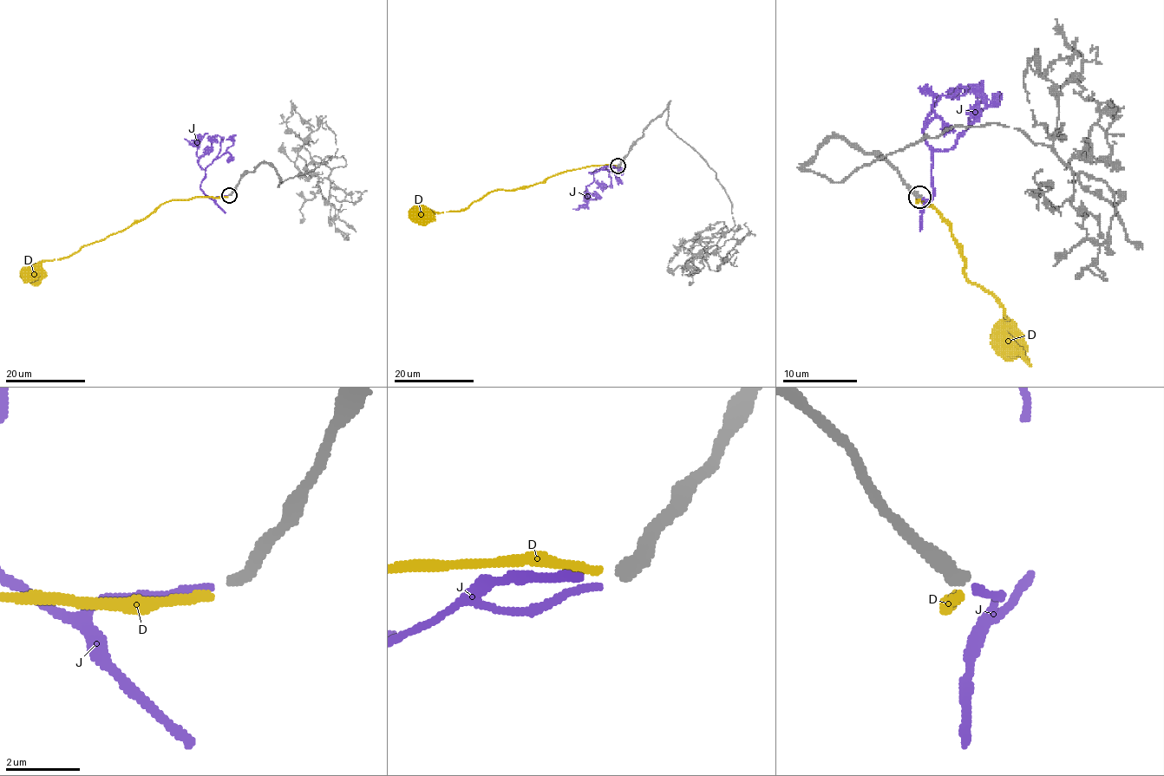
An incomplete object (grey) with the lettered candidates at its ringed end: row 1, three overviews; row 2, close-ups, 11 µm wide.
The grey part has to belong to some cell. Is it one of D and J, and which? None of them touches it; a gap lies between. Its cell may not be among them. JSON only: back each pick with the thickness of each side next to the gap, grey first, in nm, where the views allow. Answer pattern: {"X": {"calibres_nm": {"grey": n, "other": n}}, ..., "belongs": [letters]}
{"belongs": []}

